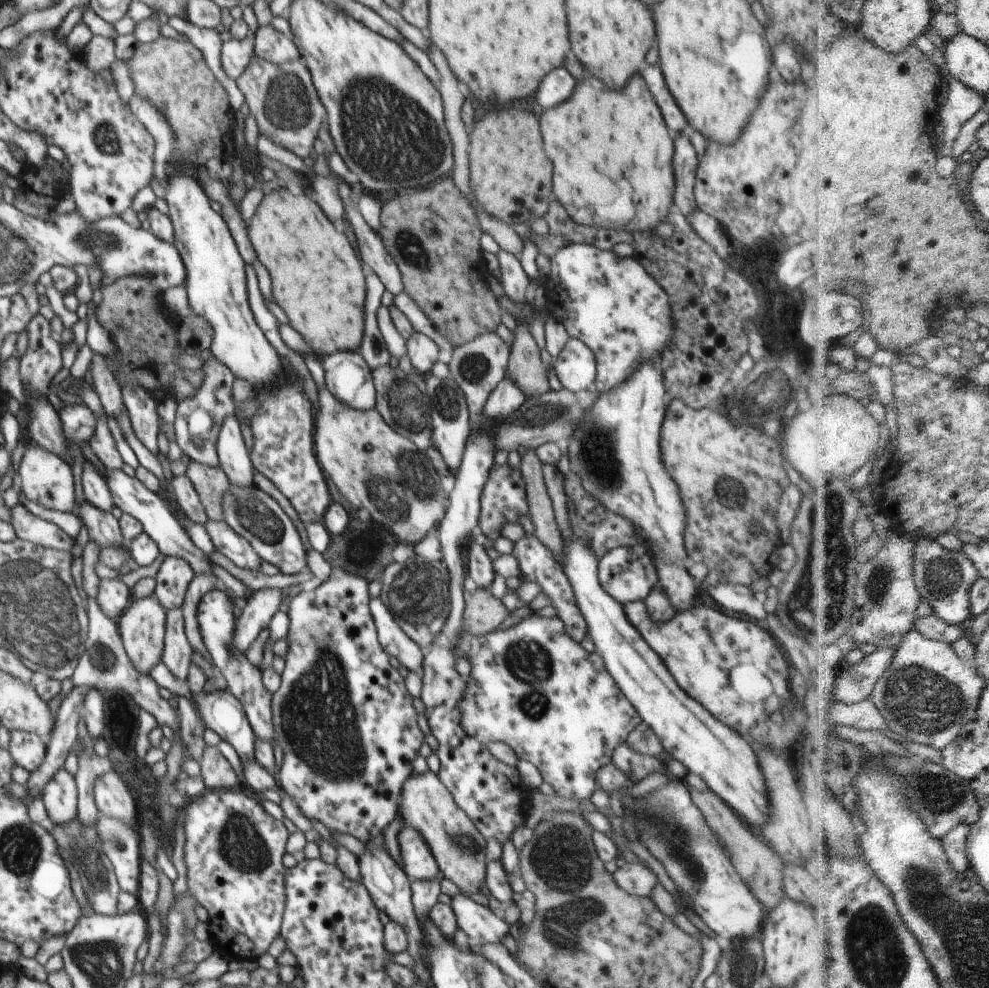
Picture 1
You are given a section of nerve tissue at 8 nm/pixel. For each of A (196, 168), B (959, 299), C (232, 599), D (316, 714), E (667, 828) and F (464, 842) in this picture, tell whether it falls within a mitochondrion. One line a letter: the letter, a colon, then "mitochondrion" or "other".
A: other
B: other
C: other
D: mitochondrion
E: mitochondrion
F: mitochondrion

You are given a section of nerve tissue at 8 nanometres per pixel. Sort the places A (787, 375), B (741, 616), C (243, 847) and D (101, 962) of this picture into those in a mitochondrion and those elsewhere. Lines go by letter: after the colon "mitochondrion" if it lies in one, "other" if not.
A: mitochondrion
B: other
C: mitochondrion
D: mitochondrion

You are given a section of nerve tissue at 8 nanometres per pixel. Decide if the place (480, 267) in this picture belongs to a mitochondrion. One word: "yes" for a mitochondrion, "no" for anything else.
no

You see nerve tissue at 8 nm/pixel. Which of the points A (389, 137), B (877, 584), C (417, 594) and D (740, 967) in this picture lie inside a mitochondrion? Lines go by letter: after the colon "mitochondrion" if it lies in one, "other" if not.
A: mitochondrion
B: mitochondrion
C: mitochondrion
D: mitochondrion

